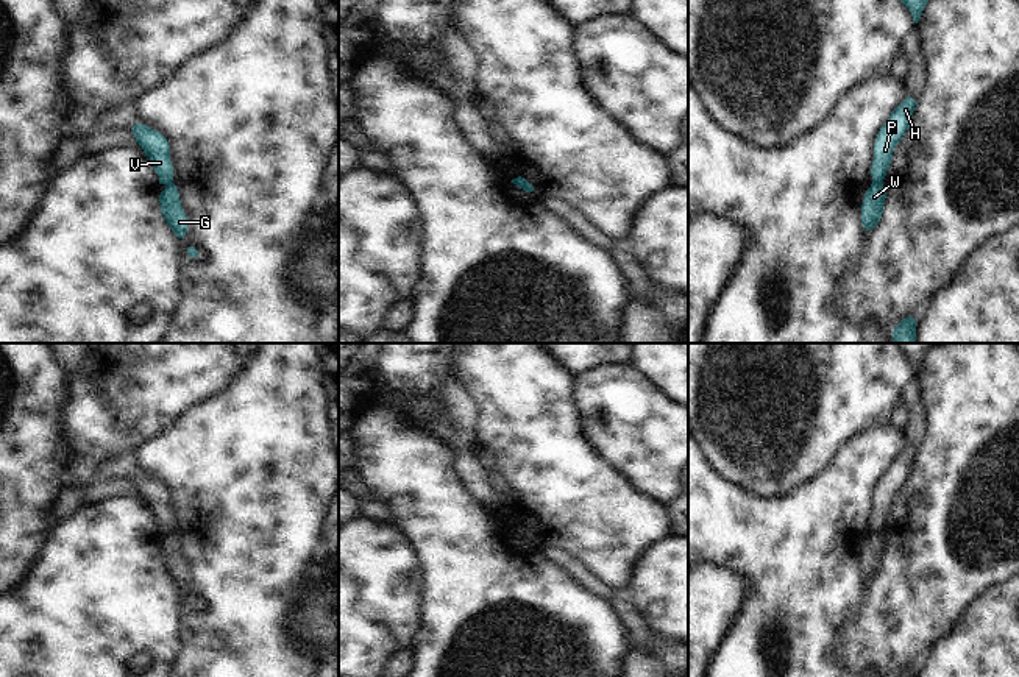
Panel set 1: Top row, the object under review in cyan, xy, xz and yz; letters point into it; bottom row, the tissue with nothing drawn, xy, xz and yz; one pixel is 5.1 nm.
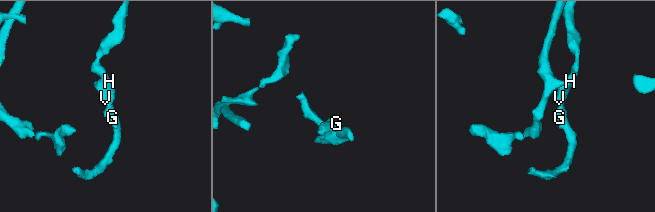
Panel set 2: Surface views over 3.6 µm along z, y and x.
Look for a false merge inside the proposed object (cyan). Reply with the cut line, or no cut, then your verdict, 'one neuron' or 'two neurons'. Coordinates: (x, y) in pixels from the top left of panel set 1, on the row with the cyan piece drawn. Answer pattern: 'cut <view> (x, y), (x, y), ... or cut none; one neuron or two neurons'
cut yz (873, 183), (880, 184); two neurons

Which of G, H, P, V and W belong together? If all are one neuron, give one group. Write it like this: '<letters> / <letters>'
G W / H P V

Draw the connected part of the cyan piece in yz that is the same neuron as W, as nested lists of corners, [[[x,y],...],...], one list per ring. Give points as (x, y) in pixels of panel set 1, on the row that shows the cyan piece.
[[[871,184],[861,204],[861,223],[866,231],[877,226],[883,214],[886,192],[883,184]]]

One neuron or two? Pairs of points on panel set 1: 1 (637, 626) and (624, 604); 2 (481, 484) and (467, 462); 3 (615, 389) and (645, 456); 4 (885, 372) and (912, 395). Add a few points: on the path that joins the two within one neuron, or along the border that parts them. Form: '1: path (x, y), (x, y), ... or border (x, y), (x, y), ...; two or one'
1: path (632, 621), (624, 609); one
2: path (476, 479), (467, 467); one
3: path (617, 406), (645, 439); one
4: border (915, 376), (901, 395); two

